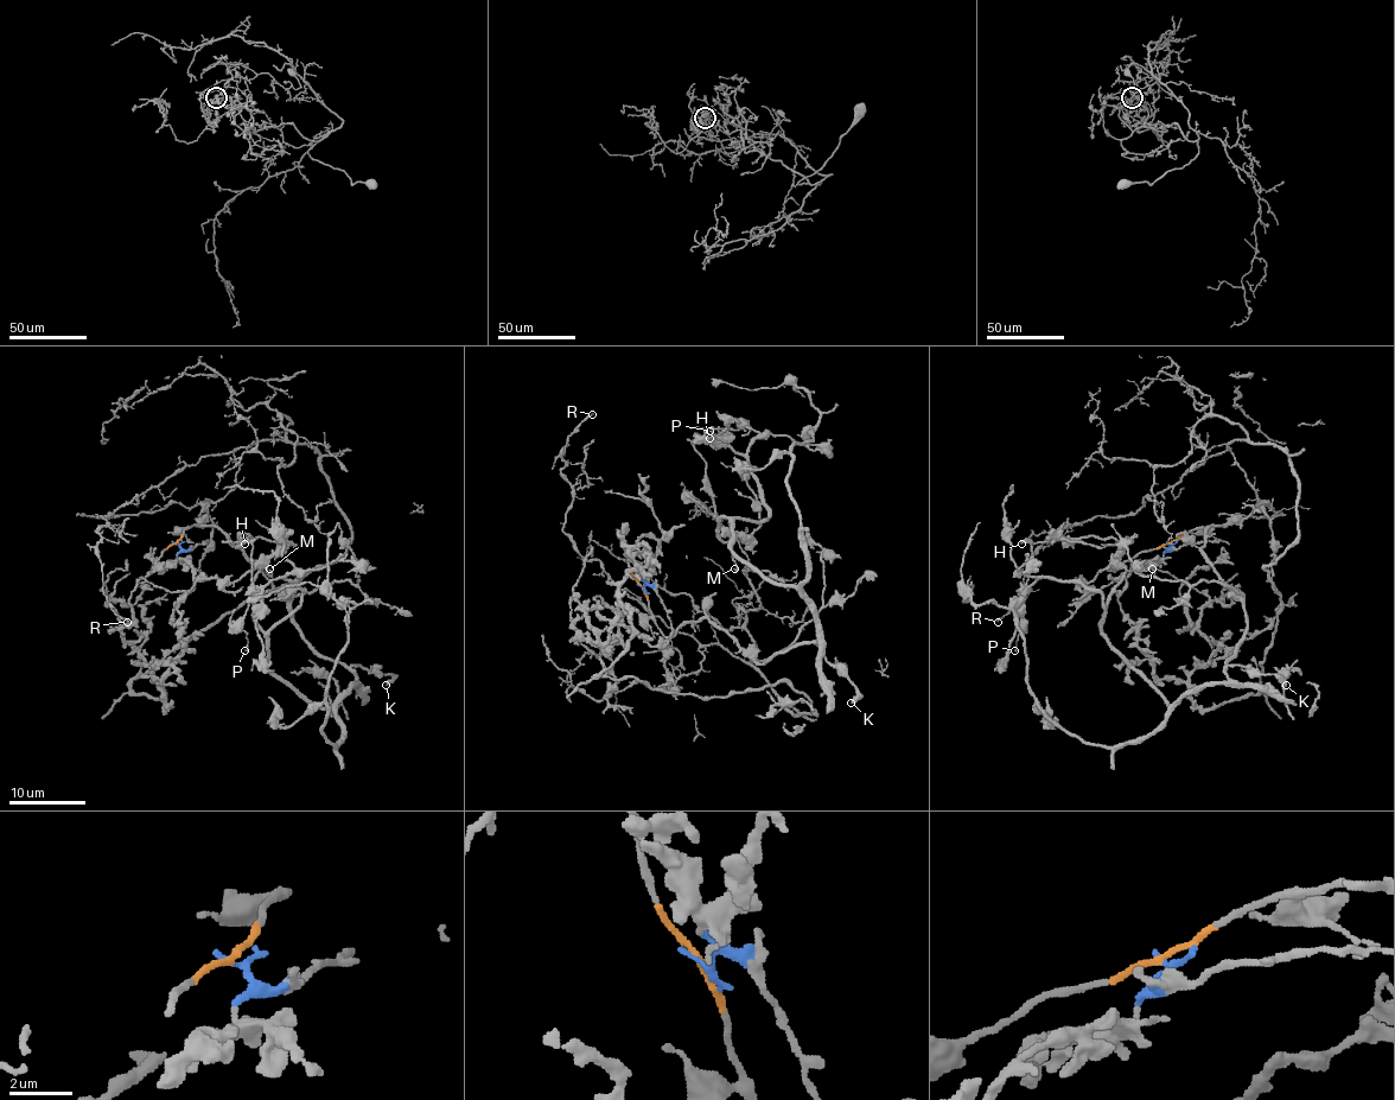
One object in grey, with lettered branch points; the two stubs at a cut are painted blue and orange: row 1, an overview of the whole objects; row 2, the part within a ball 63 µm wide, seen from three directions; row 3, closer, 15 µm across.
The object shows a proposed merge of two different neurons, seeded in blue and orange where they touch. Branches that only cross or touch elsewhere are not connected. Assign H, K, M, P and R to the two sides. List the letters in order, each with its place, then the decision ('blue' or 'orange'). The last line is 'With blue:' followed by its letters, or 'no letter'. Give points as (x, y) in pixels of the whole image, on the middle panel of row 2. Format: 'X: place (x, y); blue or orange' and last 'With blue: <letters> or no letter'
H: place (709, 438); orange
K: place (851, 703); orange
M: place (734, 568); orange
P: place (709, 431); orange
R: place (592, 414); blue
With blue: R

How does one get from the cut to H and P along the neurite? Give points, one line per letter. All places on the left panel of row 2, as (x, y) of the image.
H: (176, 542), (217, 528), (352, 673), (327, 707), (267, 667), (303, 591), (255, 585), (244, 544)
P: (176, 542), (217, 528), (355, 679), (311, 705), (267, 667), (303, 596), (286, 578), (249, 601), (244, 650)

